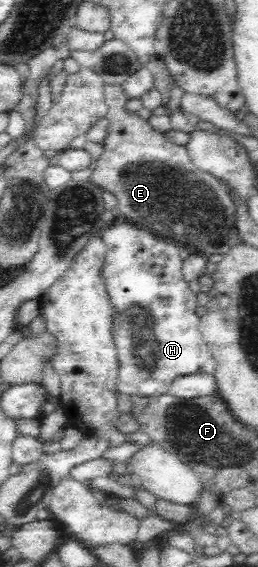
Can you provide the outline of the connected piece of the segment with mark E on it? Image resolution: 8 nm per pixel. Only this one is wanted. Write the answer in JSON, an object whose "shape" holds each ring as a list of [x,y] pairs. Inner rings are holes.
{"shape":[[[106,82],[104,97],[108,106],[107,133],[97,167],[89,179],[113,192],[119,211],[131,221],[143,229],[155,229],[179,245],[187,243],[189,249],[199,254],[223,255],[239,245],[242,239],[235,223],[236,207],[225,186],[207,171],[197,169],[186,147],[171,142],[167,134],[153,127],[131,127],[141,123],[133,123],[135,119],[129,117],[135,114],[125,112],[129,98],[120,85]]]}

